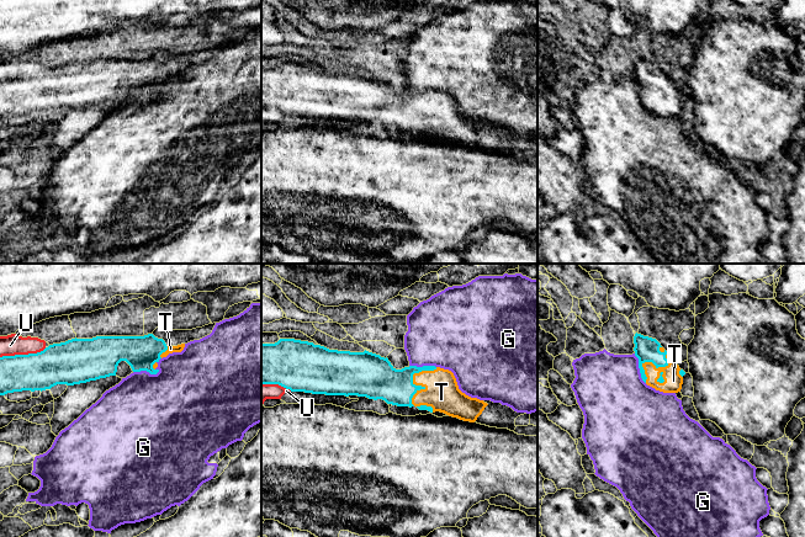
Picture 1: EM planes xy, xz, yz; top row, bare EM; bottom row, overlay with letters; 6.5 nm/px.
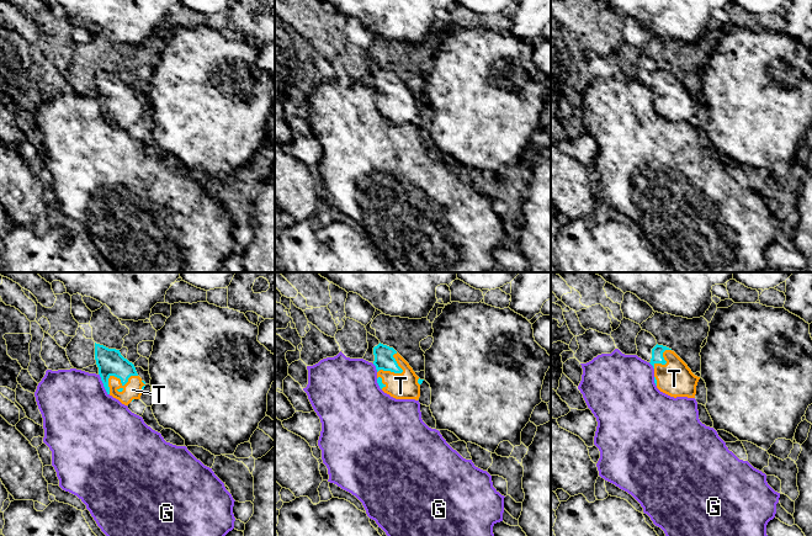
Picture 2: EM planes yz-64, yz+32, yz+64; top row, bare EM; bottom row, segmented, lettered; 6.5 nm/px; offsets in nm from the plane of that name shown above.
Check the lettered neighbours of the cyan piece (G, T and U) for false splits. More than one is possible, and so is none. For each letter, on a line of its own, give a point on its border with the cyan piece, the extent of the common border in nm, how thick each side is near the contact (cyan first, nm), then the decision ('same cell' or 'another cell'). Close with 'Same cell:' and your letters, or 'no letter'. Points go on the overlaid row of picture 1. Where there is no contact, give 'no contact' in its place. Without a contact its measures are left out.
G: meets cyan in xy at (146, 370); contact 180 nm long; 220 nm thick on the cyan side, 460 nm on the other; another cell
T: meets cyan in xz at (412, 381); contact 300 nm long; 280 nm thick on the cyan side, 220 nm on the other; same cell
U: meets cyan in xy at (22, 355); contact 320 nm long; 280 nm thick on the cyan side, 140 nm on the other; same cell
Same cell: T, U

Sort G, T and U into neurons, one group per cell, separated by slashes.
G / T U

